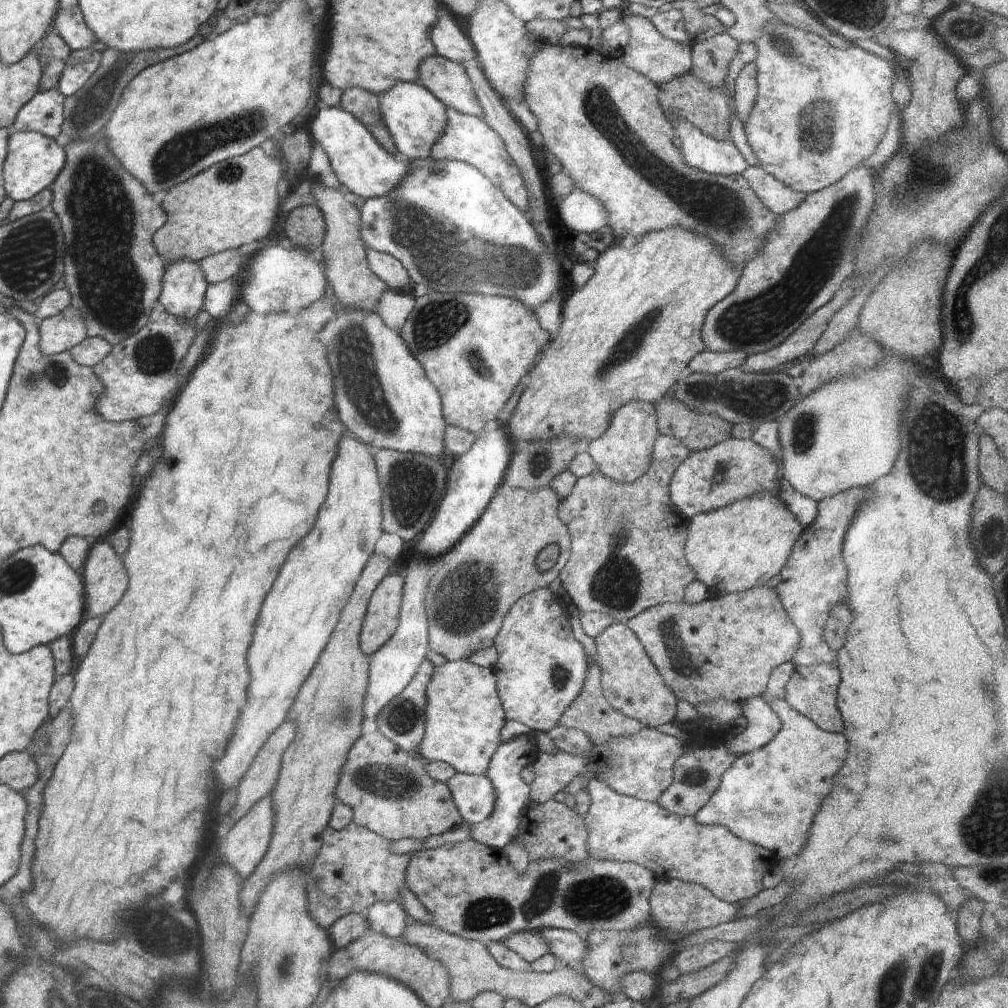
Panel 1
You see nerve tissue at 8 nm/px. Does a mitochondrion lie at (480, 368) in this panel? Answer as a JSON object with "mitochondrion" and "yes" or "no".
{"mitochondrion":"yes"}

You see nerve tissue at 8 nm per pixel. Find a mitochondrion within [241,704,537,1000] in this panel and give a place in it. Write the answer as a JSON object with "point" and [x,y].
{"point":[388,782]}

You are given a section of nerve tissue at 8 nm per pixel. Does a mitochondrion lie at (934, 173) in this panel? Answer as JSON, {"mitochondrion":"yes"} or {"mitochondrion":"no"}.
{"mitochondrion":"yes"}

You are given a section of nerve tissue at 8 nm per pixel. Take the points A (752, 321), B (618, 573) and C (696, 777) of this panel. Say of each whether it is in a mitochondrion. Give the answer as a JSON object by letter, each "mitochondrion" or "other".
{"A":"mitochondrion","B":"mitochondrion","C":"mitochondrion"}

